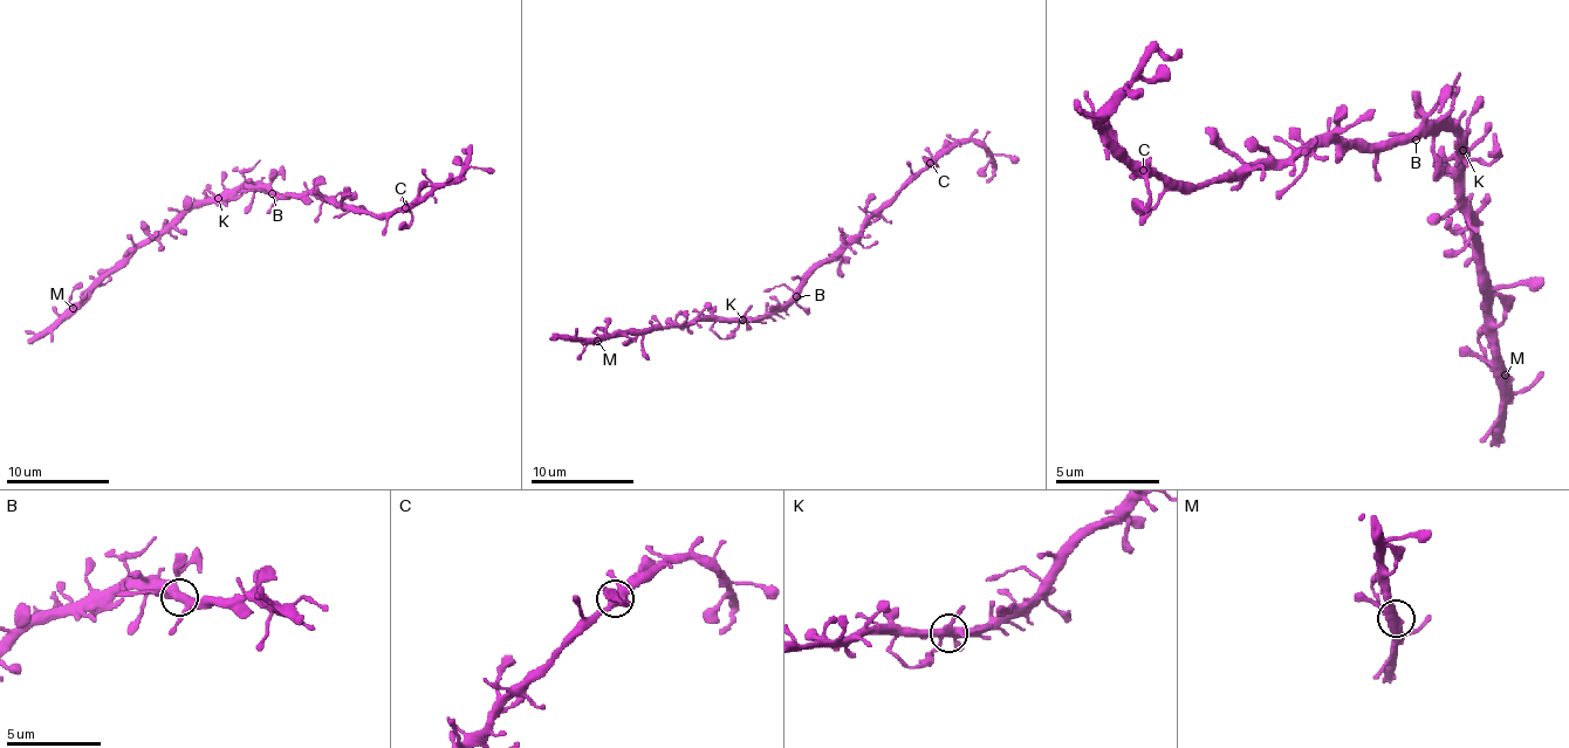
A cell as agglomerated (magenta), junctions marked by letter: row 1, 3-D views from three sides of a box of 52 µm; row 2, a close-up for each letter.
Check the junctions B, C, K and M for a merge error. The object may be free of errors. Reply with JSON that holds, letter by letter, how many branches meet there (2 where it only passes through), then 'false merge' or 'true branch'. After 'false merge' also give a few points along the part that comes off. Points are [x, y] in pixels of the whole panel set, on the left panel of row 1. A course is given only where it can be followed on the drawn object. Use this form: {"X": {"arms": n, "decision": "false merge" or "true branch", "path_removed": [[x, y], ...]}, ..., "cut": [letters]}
{"B": {"arms": 4, "decision": "true branch"}, "C": {"arms": 4, "decision": "true branch"}, "K": {"arms": 4, "decision": "true branch"}, "M": {"arms": 4, "decision": "true branch"}, "cut": []}

